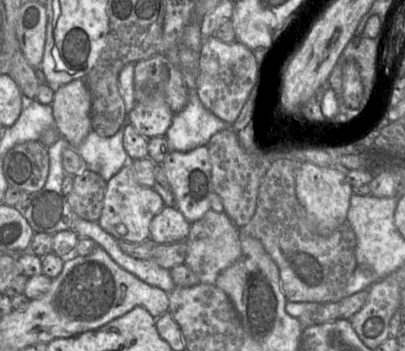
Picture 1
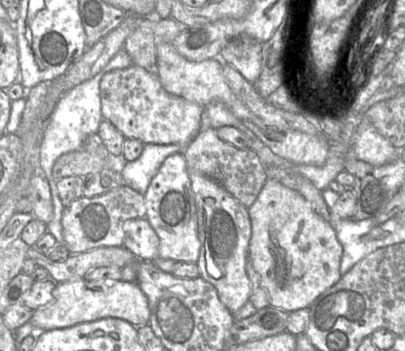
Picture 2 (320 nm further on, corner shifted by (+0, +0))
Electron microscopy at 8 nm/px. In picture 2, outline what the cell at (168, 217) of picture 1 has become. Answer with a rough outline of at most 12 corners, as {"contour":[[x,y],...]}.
{"contour":[[145,217],[126,221],[123,246],[158,258],[159,237]]}

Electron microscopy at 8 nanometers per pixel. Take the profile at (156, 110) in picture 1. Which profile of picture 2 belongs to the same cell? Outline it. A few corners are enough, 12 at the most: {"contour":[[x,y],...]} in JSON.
{"contour":[[132,65],[100,81],[101,112],[125,138],[187,146],[204,105]]}

